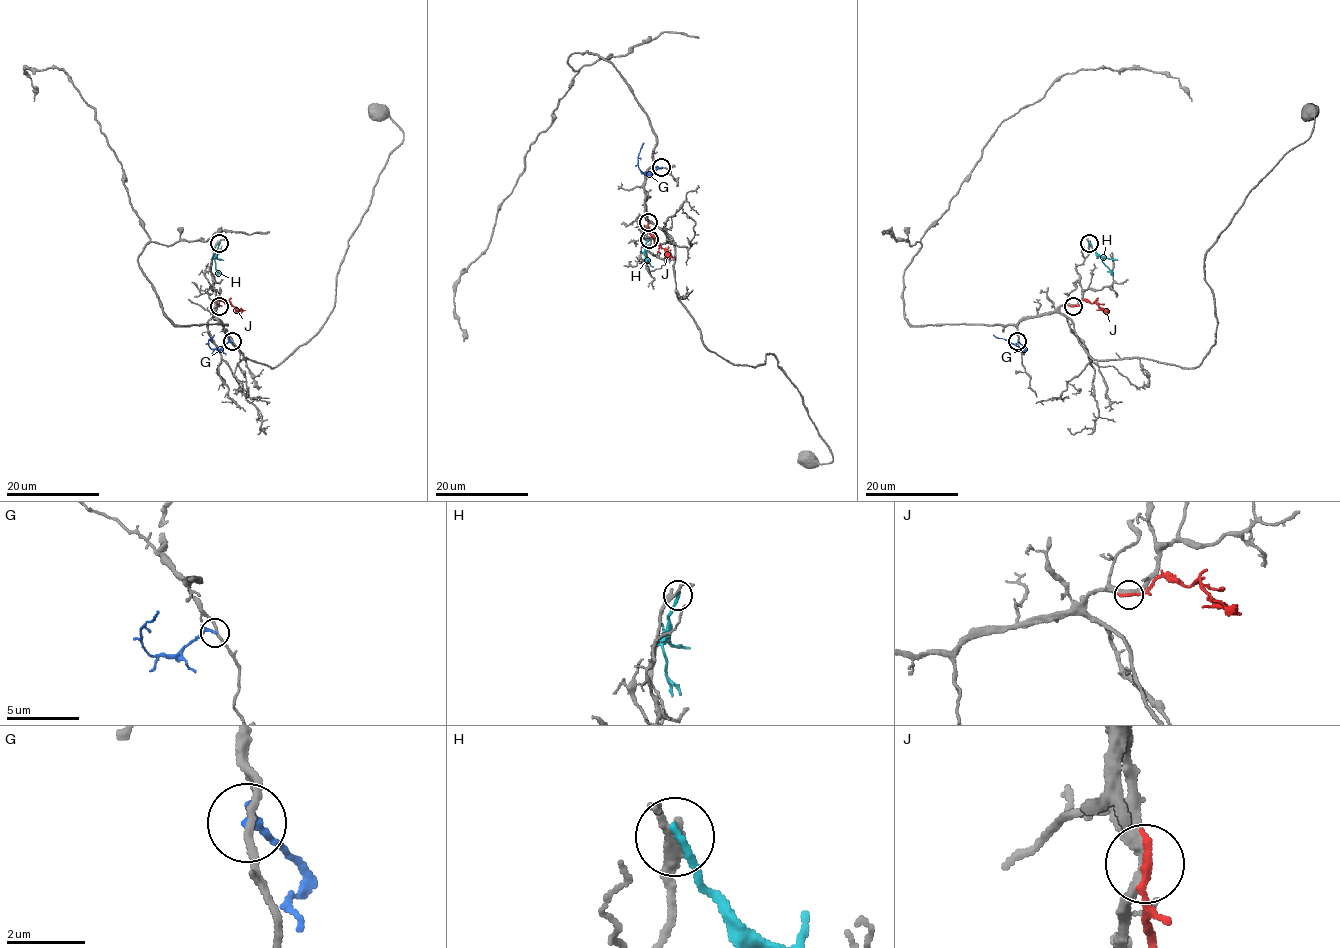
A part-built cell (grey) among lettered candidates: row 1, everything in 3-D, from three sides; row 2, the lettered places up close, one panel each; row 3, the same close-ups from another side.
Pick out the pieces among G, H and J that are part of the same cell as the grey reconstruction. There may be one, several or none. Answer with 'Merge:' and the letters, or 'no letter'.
Merge: no letter

